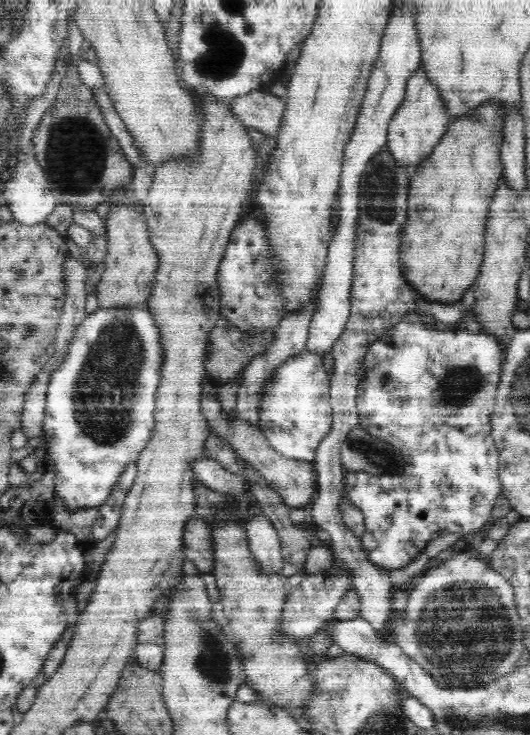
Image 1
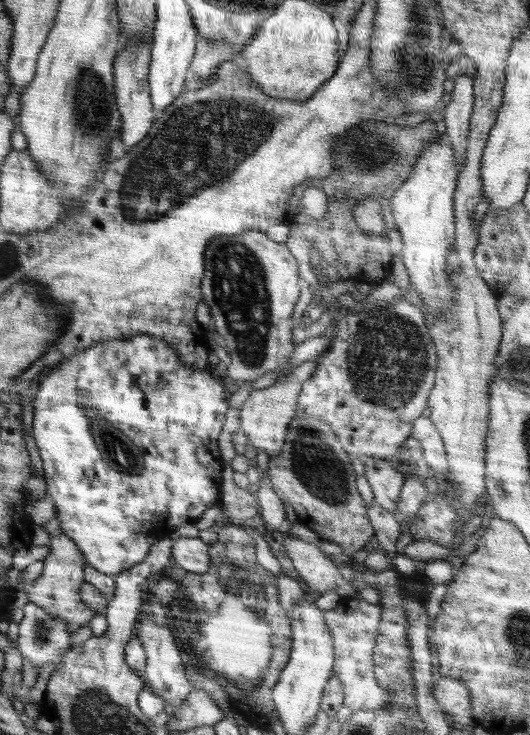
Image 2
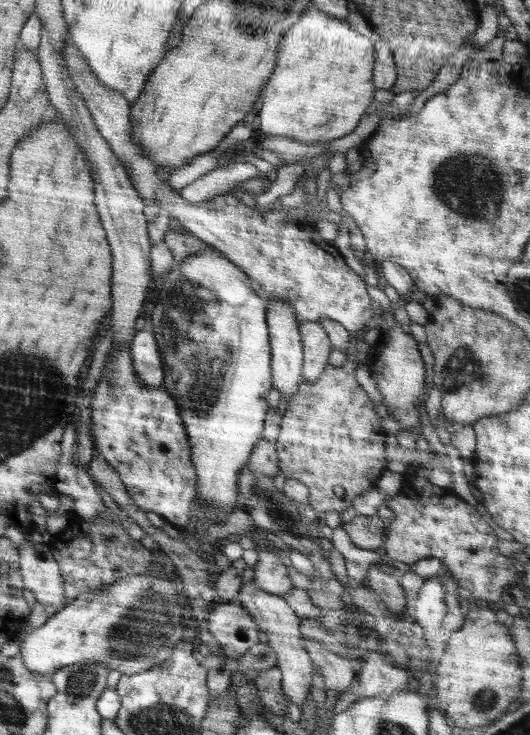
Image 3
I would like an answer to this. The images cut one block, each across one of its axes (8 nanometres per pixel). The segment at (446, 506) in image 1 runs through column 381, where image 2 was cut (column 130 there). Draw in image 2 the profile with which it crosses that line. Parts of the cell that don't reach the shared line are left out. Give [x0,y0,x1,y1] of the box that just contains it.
[31,334,229,577]

